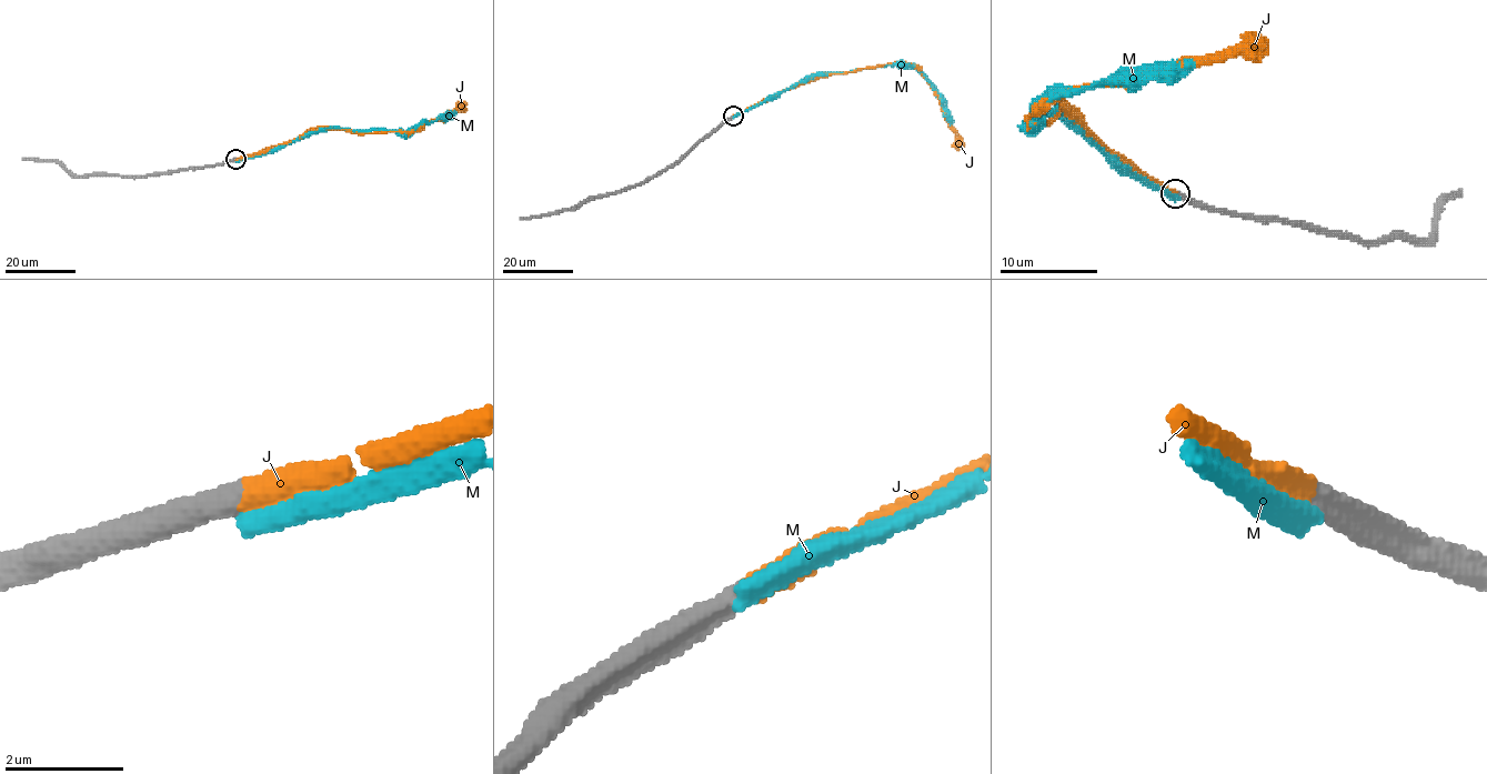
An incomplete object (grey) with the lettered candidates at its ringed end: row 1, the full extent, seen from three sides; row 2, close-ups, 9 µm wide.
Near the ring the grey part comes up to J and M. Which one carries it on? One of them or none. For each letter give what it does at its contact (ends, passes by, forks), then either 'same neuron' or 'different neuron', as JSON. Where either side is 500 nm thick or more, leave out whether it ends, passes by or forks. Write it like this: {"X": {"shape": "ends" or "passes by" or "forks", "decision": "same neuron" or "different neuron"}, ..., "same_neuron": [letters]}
{"J": {"shape": "ends", "decision": "same neuron"}, "M": {"shape": "ends", "decision": "different neuron"}, "same_neuron": ["J"]}

